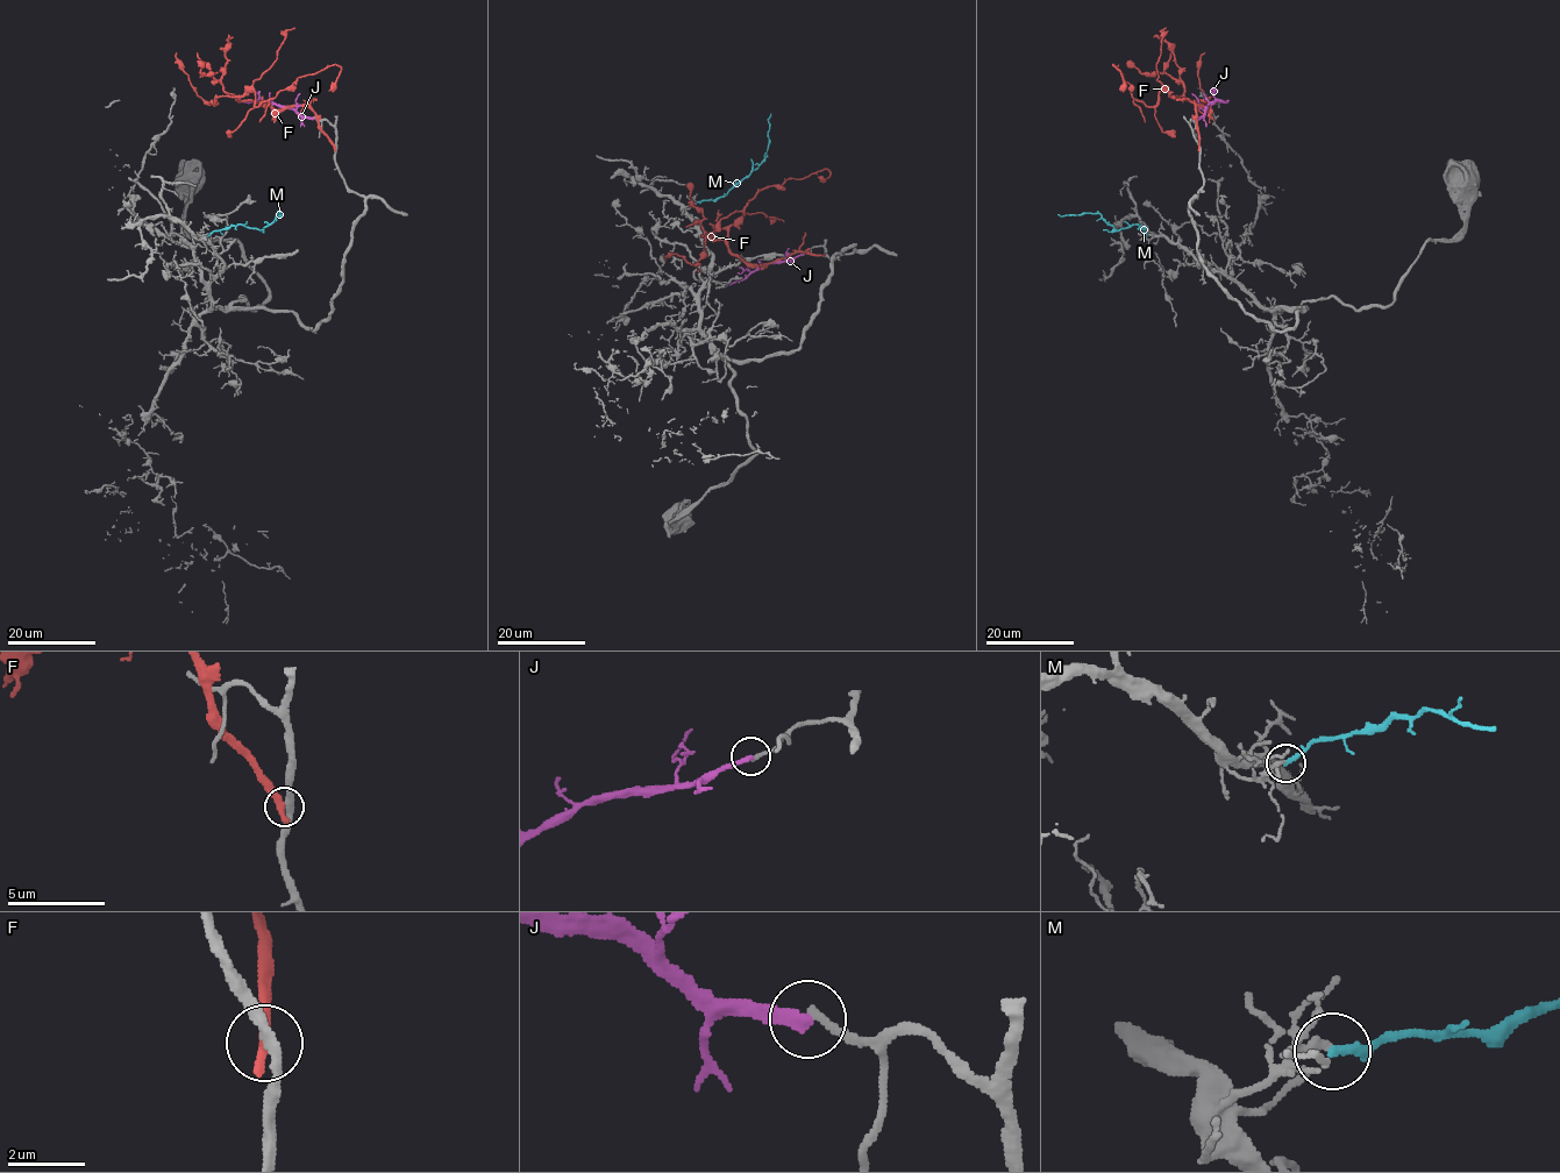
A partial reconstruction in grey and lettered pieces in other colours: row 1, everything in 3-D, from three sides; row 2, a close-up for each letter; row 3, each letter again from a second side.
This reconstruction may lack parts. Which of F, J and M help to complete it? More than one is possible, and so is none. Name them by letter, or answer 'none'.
none

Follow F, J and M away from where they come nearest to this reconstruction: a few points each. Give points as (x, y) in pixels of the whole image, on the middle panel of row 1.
F: (824, 255), (746, 264), (727, 244), (728, 229), (756, 196), (789, 178), (831, 173), (817, 177)
J: (802, 254), (769, 263), (728, 285)
M: (697, 201), (724, 196), (767, 156), (770, 114)

